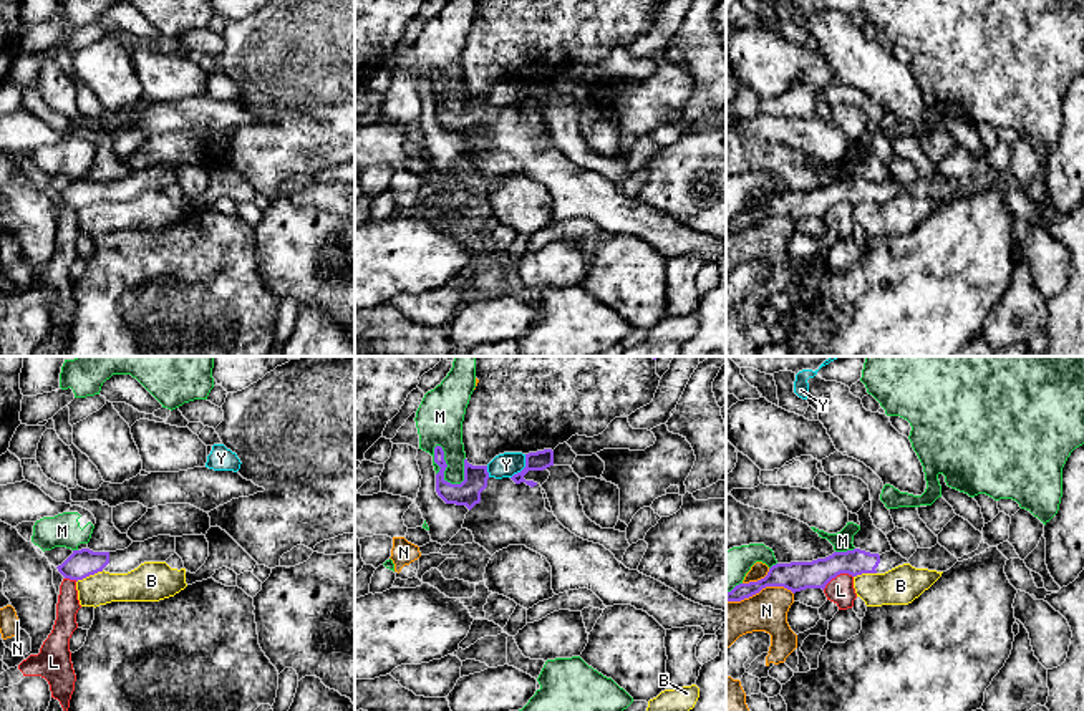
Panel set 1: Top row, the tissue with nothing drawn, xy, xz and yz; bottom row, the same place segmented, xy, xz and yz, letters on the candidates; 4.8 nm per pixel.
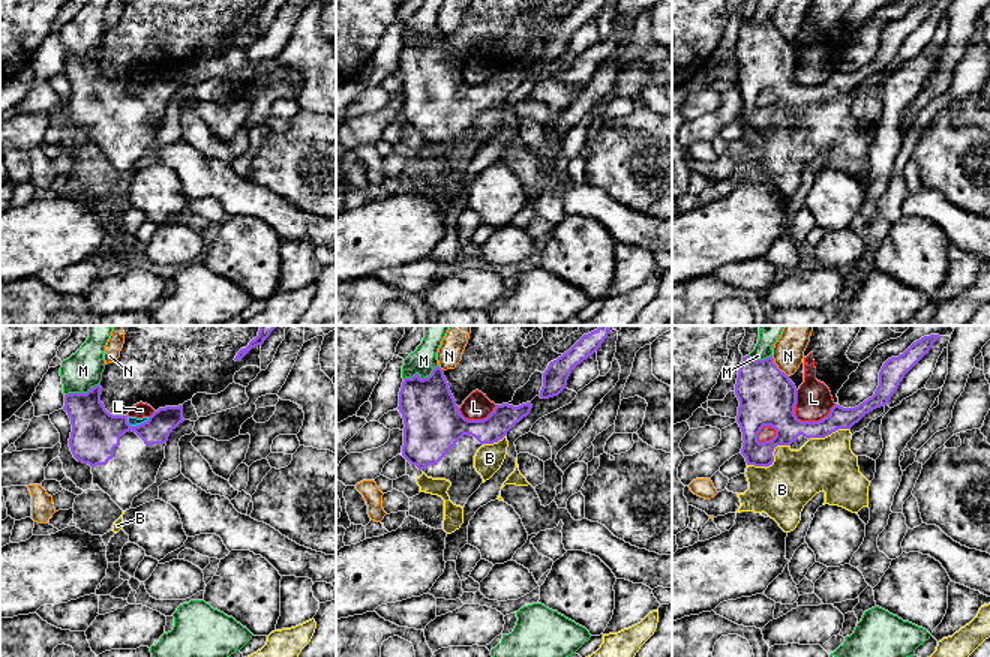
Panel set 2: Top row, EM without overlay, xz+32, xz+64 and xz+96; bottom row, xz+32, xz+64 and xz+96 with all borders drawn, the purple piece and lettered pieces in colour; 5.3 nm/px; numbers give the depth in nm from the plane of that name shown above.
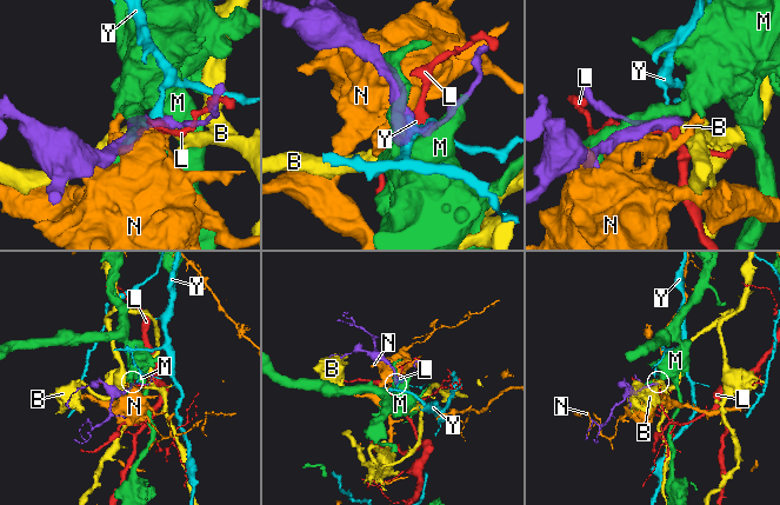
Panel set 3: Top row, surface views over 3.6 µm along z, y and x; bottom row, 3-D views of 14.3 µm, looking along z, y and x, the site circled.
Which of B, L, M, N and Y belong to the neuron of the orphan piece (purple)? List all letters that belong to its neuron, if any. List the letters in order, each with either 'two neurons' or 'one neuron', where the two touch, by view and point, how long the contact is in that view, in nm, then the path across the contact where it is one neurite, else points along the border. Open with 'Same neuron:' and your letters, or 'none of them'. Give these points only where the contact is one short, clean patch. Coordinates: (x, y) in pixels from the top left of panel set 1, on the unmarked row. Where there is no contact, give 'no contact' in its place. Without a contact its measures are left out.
Same neuron: none of them
B: two neurons; contact xy (90, 203); length 150 nm
L: two neurons; contact yz (837, 203); length 170 nm
M: two neurons; contact xz (446, 95); length 240 nm
N: two neurons; contact yz (759, 219); length 340 nm
Y: two neurons; contact xz (524, 96); length 140 nm; border xz (526, 83), (526, 93), (511, 106)

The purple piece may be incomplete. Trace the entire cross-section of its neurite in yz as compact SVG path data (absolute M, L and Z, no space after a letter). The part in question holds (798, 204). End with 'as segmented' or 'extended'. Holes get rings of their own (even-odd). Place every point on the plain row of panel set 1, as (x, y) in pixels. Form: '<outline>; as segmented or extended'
M860 177L834 181L825 187L812 191L776 192L767 204L757 210L739 212L726 222L726 230L741 230L759 222L766 215L784 215L792 222L806 217L825 217L825 214L840 202L852 206L862 202L885 202L898 194L908 192L895 179L882 184Z; extended

